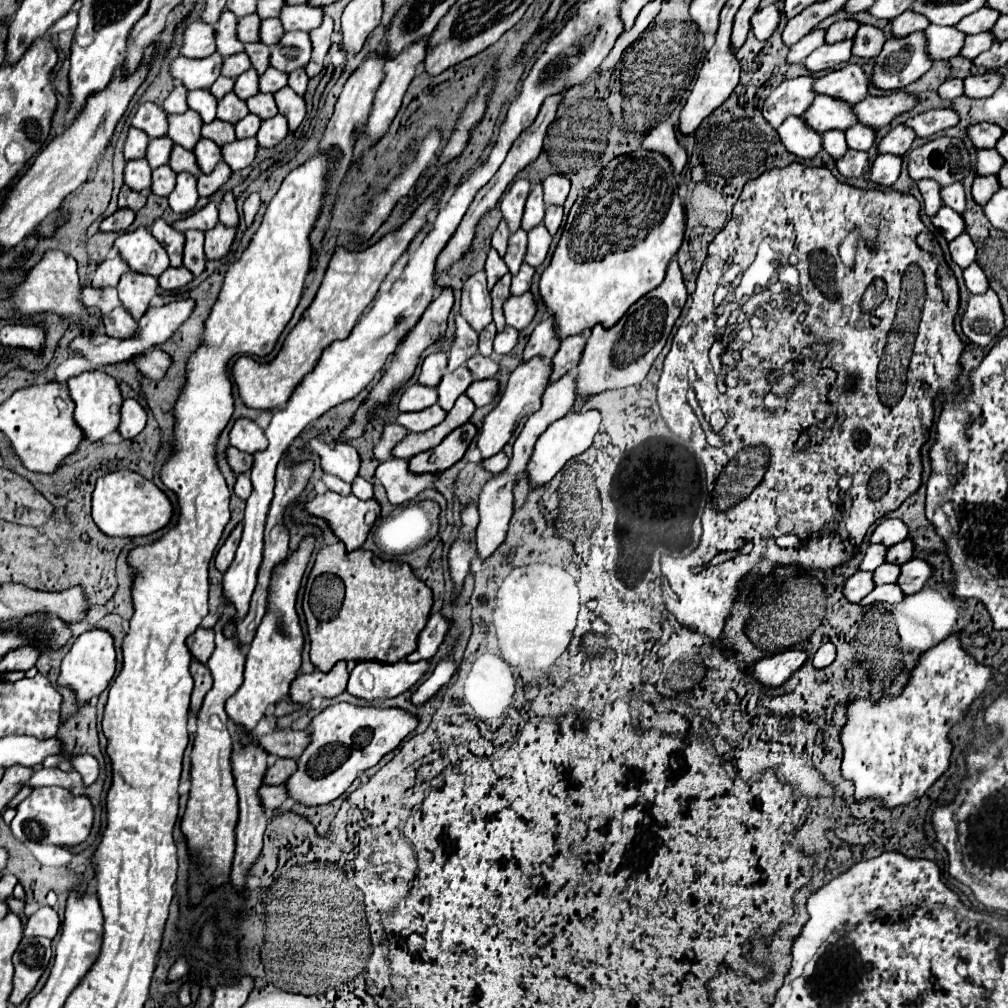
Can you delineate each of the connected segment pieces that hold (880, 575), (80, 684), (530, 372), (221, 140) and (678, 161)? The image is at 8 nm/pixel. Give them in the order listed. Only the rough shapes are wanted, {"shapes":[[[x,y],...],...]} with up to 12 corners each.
{"shapes":[[[882,564],[874,570],[876,584],[896,582],[898,564]],[[92,628],[62,660],[60,684],[78,702],[96,698],[116,672],[114,638]],[[522,362],[478,434],[482,458],[502,450],[542,404],[552,362]],[[214,120],[202,126],[202,138],[214,140],[218,146],[236,140],[232,124]],[[670,120],[652,128],[642,148],[668,156],[676,174],[688,162]]]}

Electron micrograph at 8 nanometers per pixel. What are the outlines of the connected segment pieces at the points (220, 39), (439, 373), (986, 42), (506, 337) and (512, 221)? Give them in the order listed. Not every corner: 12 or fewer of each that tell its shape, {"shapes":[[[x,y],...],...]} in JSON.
{"shapes":[[[224,10],[216,28],[216,50],[226,58],[244,52],[236,36],[238,18]],[[434,352],[422,362],[420,384],[440,384],[448,358]],[[990,30],[968,36],[960,54],[976,58],[996,38]],[[506,326],[494,338],[500,356],[516,346],[518,330]],[[516,180],[500,200],[510,232],[522,224],[530,182]]]}

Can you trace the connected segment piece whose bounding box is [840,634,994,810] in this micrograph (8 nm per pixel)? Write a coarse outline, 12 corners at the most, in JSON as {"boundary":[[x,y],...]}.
{"boundary":[[952,634],[850,700],[842,778],[892,810],[950,768],[992,666]]}

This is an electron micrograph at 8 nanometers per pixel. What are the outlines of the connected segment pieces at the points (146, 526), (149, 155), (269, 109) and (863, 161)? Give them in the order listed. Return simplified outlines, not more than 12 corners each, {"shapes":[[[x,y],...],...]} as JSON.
{"shapes":[[[144,476],[98,478],[92,518],[108,536],[146,536],[174,516]],[[150,140],[146,160],[152,168],[168,164],[172,140]],[[274,94],[246,100],[248,110],[262,120],[278,114]],[[848,150],[836,162],[846,178],[860,176],[868,166],[866,152]]]}

